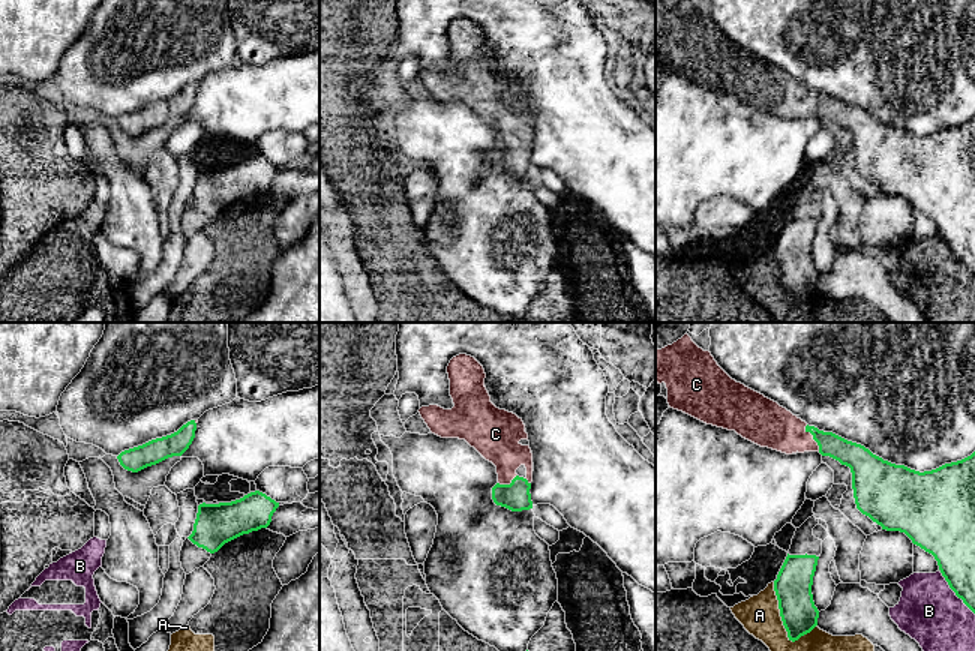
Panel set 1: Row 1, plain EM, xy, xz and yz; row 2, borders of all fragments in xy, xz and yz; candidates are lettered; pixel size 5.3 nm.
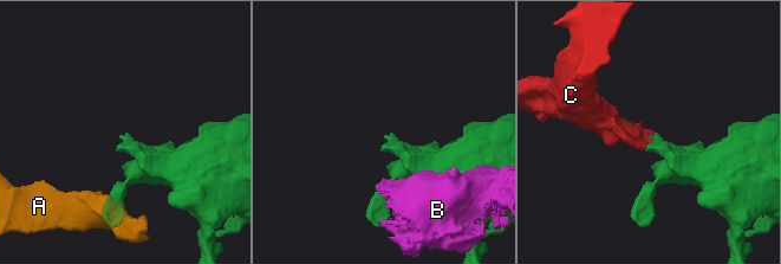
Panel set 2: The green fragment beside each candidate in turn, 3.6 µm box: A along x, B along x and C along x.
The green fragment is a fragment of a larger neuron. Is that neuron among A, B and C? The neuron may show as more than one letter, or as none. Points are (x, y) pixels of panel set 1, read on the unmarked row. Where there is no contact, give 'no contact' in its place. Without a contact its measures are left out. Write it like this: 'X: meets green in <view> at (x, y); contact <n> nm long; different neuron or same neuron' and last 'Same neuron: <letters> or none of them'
A: meets green in yz at (780, 276); contact 340 nm long; different neuron
B: meets green in yz at (954, 255); contact 300 nm long; different neuron
C: meets green in yz at (813, 102); contact 160 nm long; same neuron
Same neuron: C

